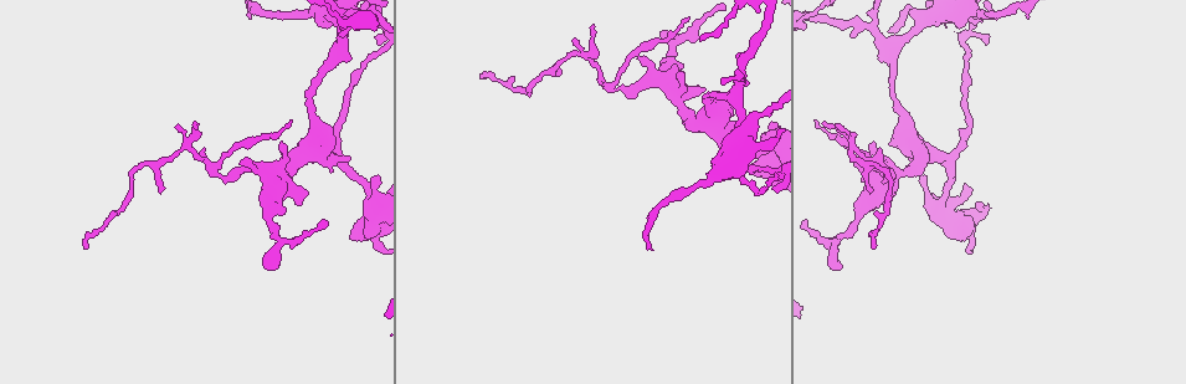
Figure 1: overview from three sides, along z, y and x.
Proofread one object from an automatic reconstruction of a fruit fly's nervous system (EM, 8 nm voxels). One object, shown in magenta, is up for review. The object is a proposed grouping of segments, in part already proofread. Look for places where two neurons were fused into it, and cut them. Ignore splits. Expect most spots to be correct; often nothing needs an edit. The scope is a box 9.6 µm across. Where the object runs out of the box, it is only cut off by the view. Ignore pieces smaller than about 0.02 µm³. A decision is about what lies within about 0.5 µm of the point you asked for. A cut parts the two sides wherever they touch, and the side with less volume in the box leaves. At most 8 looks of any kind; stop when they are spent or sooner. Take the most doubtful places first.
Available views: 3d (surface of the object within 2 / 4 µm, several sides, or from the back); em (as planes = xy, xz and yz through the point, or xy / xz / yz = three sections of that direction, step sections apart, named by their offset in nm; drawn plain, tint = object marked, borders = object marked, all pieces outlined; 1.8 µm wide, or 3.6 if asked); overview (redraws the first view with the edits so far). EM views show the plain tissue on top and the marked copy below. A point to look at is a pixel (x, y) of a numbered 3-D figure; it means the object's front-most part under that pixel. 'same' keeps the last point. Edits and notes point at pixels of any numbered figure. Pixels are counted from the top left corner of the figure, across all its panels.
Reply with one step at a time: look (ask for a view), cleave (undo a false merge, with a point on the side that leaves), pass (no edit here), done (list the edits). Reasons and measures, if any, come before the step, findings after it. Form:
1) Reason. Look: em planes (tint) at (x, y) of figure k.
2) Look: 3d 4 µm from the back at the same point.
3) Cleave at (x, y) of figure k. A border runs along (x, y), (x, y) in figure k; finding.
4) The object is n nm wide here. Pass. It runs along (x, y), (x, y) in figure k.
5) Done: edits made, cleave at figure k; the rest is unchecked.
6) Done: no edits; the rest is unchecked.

Sharp bend. Look: em 3.6 µm planes (tint) at (184, 149) of figure 1.

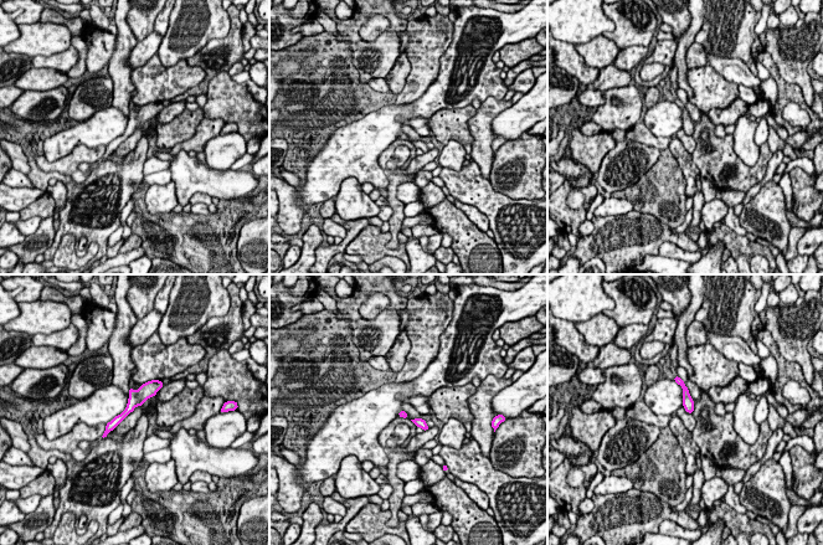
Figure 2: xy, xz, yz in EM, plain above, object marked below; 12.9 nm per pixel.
Pass. It runs along (153, 386), (108, 427) in figure 2; continuous, no second neuron.

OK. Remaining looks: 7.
Small branch off a trunk. Look: em planes (tint) at (952, 158) of figure 1.

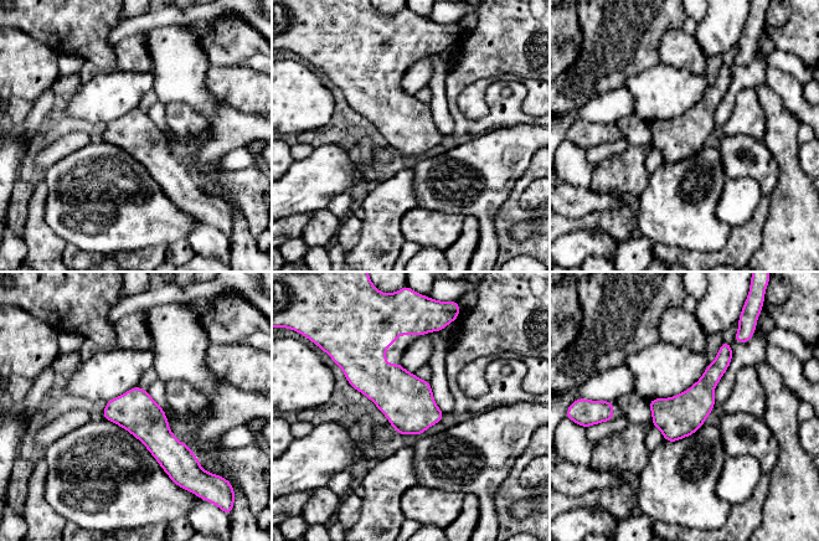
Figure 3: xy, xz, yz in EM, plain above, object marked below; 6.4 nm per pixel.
Pass. Continuous, no second neuron.

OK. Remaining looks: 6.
Three arms meet. Look: 3d 4 µm from the back at (328, 61) of figure 1.

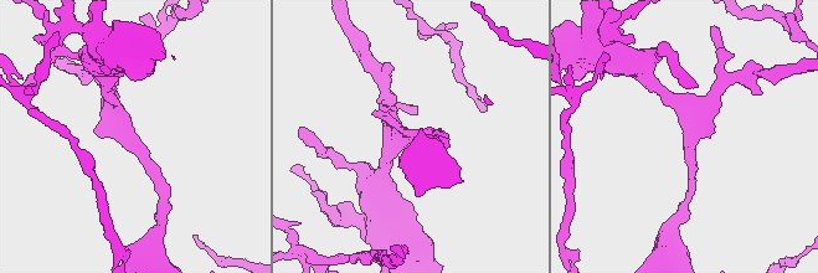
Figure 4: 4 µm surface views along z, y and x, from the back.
Shape alone is not enough. Look: em 3.6 µm yz step 8 (borders) at (409, 136) of figure 4.

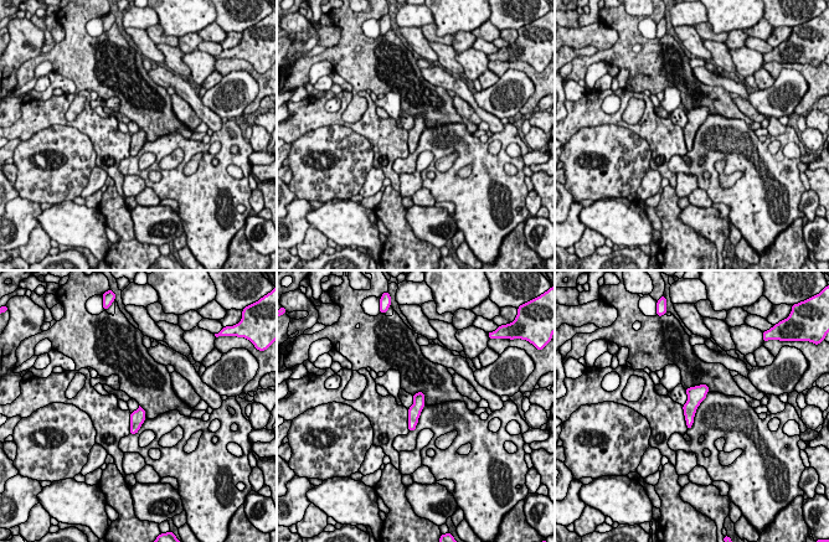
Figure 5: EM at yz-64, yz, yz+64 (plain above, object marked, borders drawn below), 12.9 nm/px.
The object is 160 nm wide here. Pass. It runs along (420, 395), (411, 426) in figure 5; one neuron here.

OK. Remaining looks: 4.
Done: no edits; the rest is unchecked.

